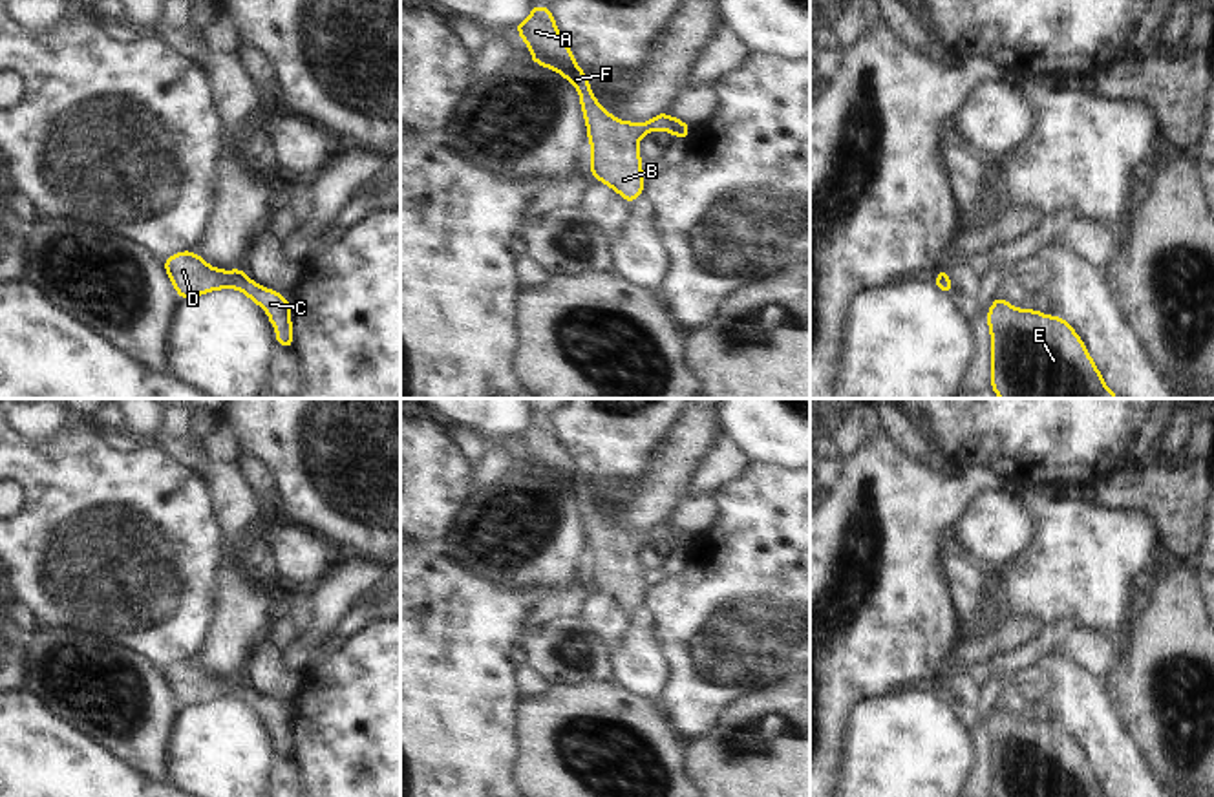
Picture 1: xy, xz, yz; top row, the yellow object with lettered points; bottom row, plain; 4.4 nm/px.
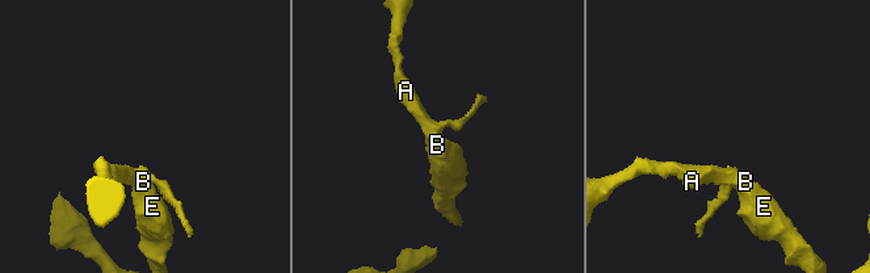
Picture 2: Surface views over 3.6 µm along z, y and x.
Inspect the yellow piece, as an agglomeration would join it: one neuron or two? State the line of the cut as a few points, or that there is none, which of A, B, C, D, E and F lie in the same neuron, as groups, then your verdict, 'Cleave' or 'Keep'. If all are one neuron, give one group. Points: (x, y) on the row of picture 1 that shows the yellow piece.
No split. Groups: A B C D E F. Keep.

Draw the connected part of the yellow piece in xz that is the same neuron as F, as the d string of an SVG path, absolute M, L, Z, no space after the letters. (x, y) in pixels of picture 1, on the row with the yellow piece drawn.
M534 5L530 16L514 27L532 49L528 60L558 71L578 88L591 141L591 175L609 185L631 205L644 194L645 185L638 141L653 130L687 139L691 126L666 112L655 115L649 122L627 122L603 110L589 88L591 79L572 58L572 51L559 35L554 15L547 5Z

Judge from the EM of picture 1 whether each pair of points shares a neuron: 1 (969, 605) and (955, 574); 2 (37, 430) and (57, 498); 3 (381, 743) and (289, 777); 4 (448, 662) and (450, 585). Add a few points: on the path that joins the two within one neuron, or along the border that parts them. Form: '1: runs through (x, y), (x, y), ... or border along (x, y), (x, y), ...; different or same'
1: runs through (969, 598), (968, 587), (962, 582); same
2: border along (70, 423), (39, 446), (30, 445), (19, 435); different
3: border along (293, 759), (300, 777); different
4: runs through (448, 644), (448, 604); same

